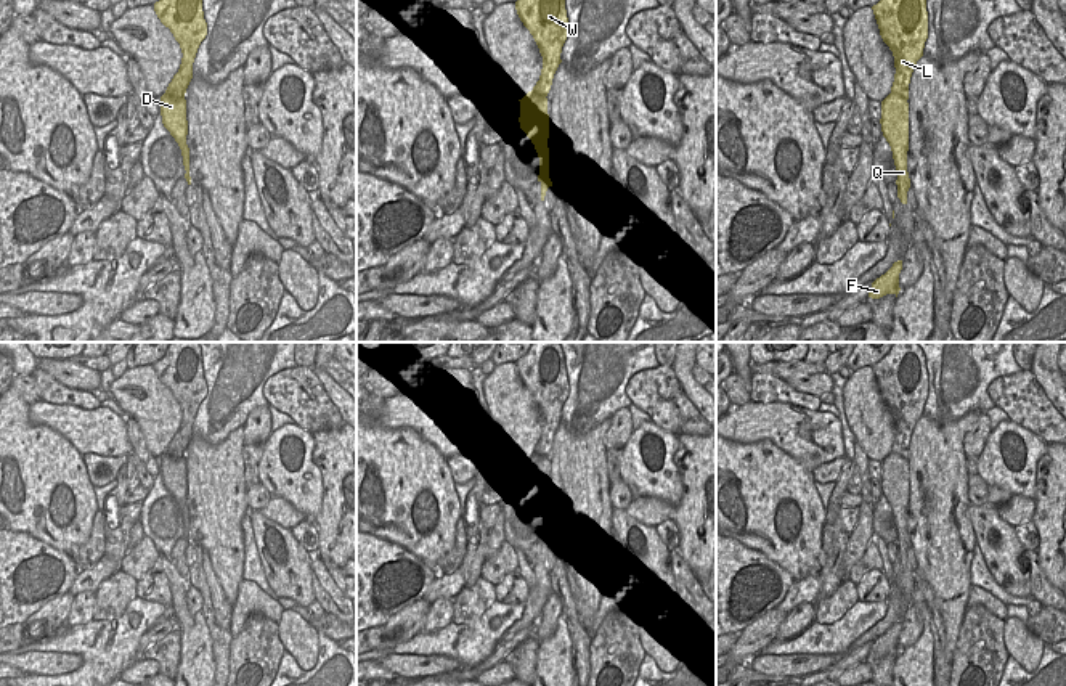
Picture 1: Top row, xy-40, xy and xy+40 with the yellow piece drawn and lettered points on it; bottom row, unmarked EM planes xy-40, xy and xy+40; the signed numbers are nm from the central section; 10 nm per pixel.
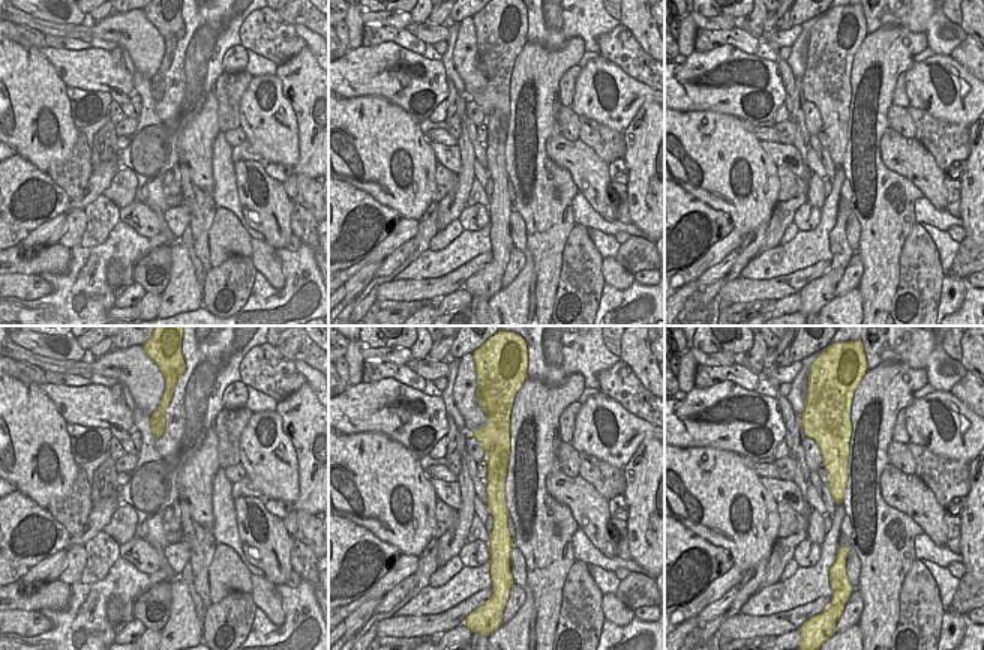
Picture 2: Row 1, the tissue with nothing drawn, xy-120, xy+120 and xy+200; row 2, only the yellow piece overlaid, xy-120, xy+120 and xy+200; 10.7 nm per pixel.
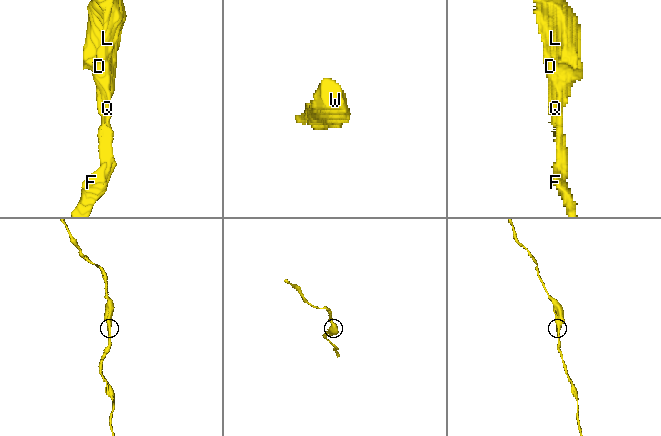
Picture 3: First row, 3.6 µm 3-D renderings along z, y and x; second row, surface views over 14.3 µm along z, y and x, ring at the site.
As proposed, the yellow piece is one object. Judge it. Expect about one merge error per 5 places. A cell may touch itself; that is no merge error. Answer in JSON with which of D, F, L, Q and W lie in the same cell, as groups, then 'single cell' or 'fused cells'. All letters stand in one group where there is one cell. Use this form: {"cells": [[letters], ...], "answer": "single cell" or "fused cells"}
{"cells": [["D", "F", "L", "Q", "W"]], "answer": "single cell"}

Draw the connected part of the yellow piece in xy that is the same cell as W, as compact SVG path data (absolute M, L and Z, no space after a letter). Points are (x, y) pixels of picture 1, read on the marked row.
M517 0L515 10L523 26L533 35L543 56L539 80L520 101L520 129L535 145L539 157L541 201L552 186L549 178L549 114L547 93L554 74L562 63L562 47L568 37L568 18L565 0Z

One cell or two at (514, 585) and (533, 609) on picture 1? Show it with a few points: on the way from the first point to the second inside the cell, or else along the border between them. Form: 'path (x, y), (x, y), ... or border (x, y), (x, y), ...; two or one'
border (530, 588), (528, 598), (524, 603); two

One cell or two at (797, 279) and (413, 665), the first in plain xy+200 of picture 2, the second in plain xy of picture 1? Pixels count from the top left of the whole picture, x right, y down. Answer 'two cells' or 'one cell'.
one cell

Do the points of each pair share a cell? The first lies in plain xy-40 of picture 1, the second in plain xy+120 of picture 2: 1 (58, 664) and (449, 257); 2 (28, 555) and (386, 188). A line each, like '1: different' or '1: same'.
1: different
2: different

